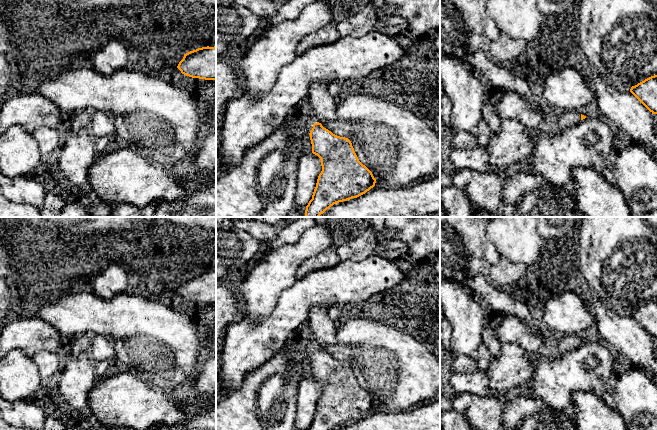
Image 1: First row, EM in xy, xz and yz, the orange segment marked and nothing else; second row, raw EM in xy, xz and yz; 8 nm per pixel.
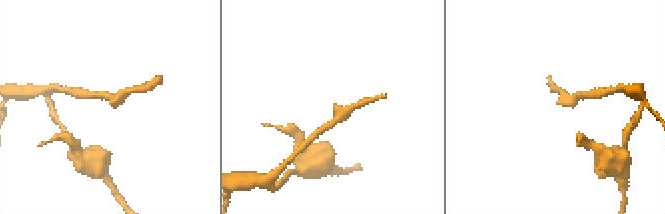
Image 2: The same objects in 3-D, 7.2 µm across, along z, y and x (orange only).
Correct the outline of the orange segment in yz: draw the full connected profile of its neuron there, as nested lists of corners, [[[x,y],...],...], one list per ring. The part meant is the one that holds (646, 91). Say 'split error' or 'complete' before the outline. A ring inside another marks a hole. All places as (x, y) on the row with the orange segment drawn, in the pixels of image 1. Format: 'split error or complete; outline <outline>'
complete; outline [[[657,75],[632,86],[630,92],[652,113],[657,114]]]

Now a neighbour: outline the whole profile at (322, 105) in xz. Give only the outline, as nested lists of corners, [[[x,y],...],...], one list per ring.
[[[314,82],[308,92],[308,110],[321,124],[336,118],[337,105],[335,98],[329,93],[328,86],[326,83]]]

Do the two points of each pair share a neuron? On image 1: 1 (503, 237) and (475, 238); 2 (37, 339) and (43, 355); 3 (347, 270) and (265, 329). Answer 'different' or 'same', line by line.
1: different
2: different
3: same

